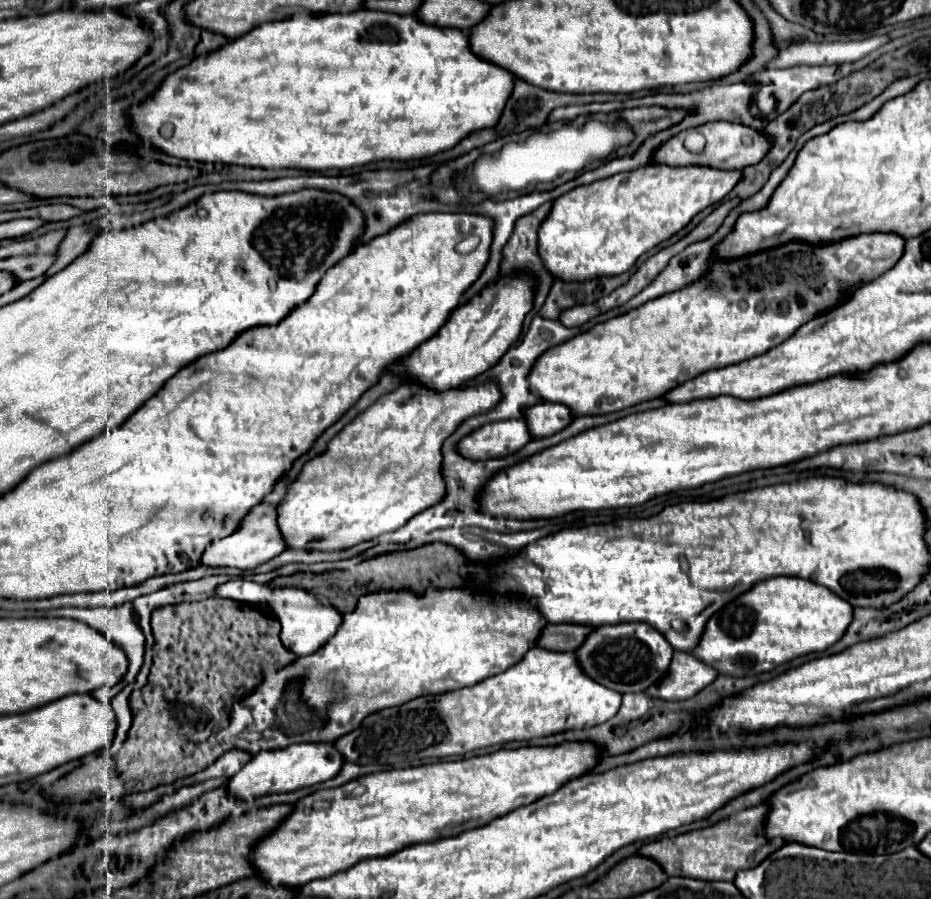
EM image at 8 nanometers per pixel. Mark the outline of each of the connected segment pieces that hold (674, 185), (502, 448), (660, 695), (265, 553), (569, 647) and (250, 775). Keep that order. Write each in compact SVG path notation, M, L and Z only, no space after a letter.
M643 165L639 169L617 173L599 179L591 185L581 185L553 201L551 213L543 219L537 231L537 253L545 269L559 281L589 281L597 277L613 277L629 271L635 261L651 251L661 241L681 231L699 211L721 201L741 179L741 171L719 171L711 167L669 167L669 165Z
M509 419L483 425L469 437L463 437L459 451L467 459L493 459L521 451L533 437L529 435L527 421Z
M673 653L667 675L657 685L651 685L645 693L663 701L685 701L713 683L717 671L695 659L691 653Z
M273 503L257 505L253 509L253 513L249 513L241 521L239 529L233 535L225 537L225 539L217 539L205 549L205 553L201 557L201 563L203 565L213 565L213 567L227 565L227 567L237 567L237 569L245 571L245 569L255 569L261 563L281 555L287 549L287 545L285 545L285 539L281 537L281 531L277 529L277 507L279 505L273 505Z
M548 623L541 629L537 645L549 651L575 651L589 631L575 623Z
M289 745L289 749L277 749L273 753L259 753L255 755L249 763L243 765L243 769L239 773L235 773L229 781L227 781L227 791L231 793L231 797L239 799L239 801L247 801L247 799L257 799L269 793L289 793L301 787L311 787L317 783L323 783L327 779L333 779L341 765L345 763L345 759L341 757L341 753L331 745Z

